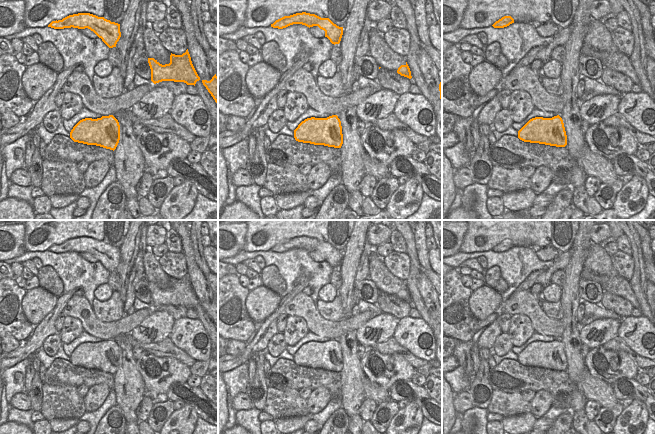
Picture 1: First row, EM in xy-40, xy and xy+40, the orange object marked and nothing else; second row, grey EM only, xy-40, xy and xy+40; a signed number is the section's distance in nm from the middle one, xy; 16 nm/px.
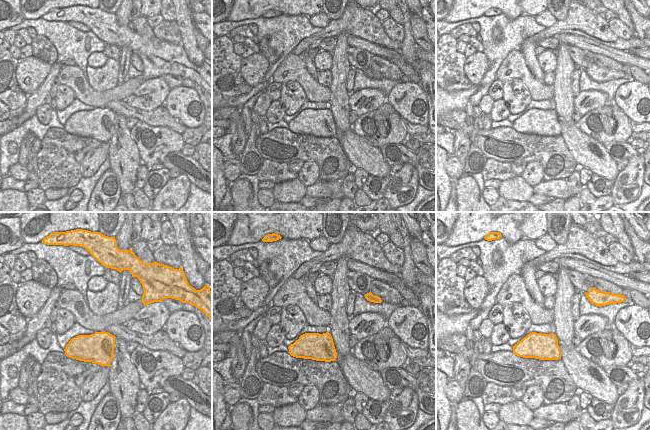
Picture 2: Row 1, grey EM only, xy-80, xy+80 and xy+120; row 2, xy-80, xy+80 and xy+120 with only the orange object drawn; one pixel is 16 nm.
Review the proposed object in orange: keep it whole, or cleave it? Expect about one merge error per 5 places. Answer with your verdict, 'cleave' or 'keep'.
keep

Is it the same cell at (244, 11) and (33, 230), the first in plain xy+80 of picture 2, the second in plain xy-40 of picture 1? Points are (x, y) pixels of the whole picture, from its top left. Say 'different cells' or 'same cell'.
same cell

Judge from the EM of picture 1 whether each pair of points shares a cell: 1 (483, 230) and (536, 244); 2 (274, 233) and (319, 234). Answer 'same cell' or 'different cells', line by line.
1: same cell
2: same cell

